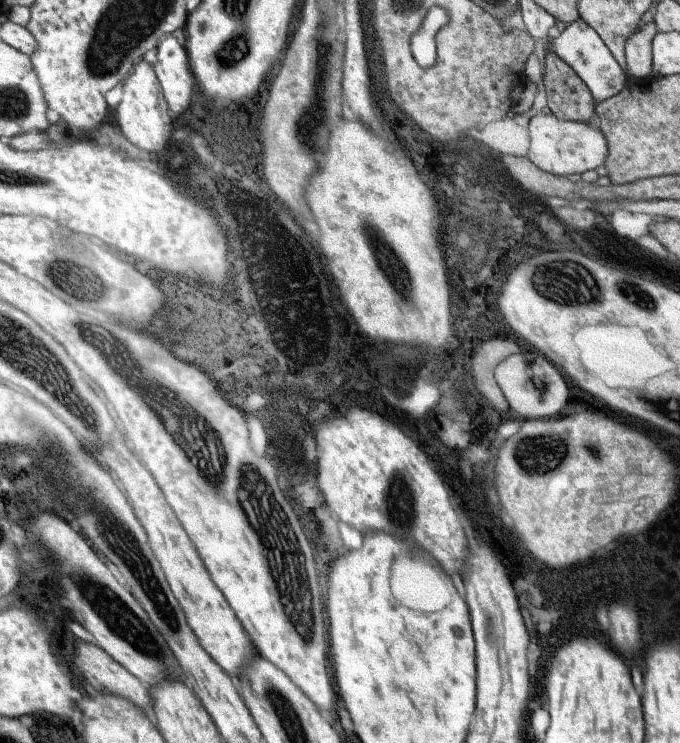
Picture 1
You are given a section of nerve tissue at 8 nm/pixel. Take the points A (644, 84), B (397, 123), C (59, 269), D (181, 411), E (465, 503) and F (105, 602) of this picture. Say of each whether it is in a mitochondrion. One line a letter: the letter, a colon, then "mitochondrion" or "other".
A: other
B: other
C: mitochondrion
D: mitochondrion
E: other
F: mitochondrion

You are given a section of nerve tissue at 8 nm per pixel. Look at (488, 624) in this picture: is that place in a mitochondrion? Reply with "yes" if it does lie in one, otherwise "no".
yes

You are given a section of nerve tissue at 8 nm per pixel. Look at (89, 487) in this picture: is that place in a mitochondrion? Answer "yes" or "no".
yes

